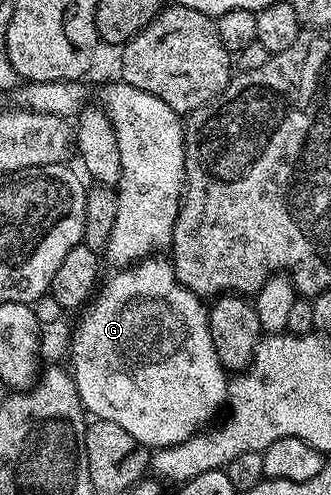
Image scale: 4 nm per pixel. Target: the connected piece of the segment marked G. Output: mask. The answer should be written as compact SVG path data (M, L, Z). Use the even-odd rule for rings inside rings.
M165 256L142 258L141 261L135 262L131 266L118 269L113 273L115 275L107 279L106 282L104 279L103 285L96 291L95 297L88 303L87 309L80 315L82 318L78 320L77 327L73 330L73 343L69 346L70 363L68 362L68 365L71 367L73 379L75 380L75 388L81 397L82 407L94 419L102 418L103 420L111 420L111 424L119 424L119 428L131 432L131 436L135 436L135 440L139 440L139 444L150 448L177 446L180 442L186 442L189 438L193 437L202 428L208 427L214 421L212 418L217 413L219 413L218 415L222 413L229 396L230 384L227 371L222 366L219 356L215 352L215 344L211 344L209 312L206 303L201 303L204 301L198 295L192 294L177 279L173 271L172 261L168 257L161 257Z

